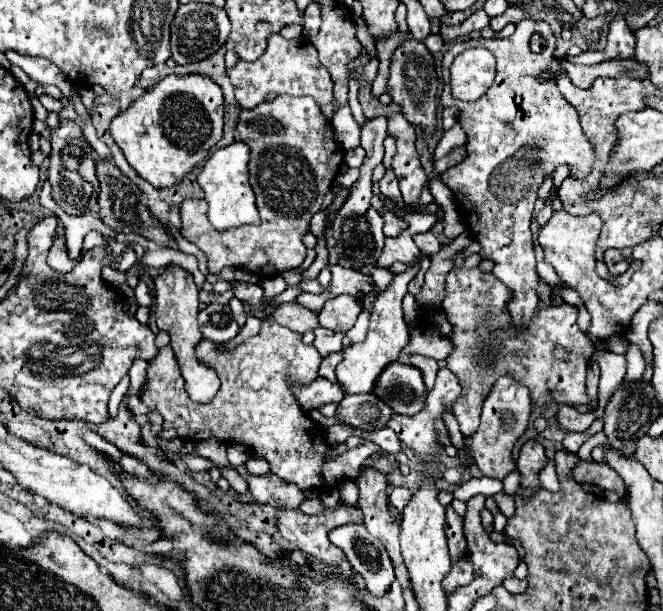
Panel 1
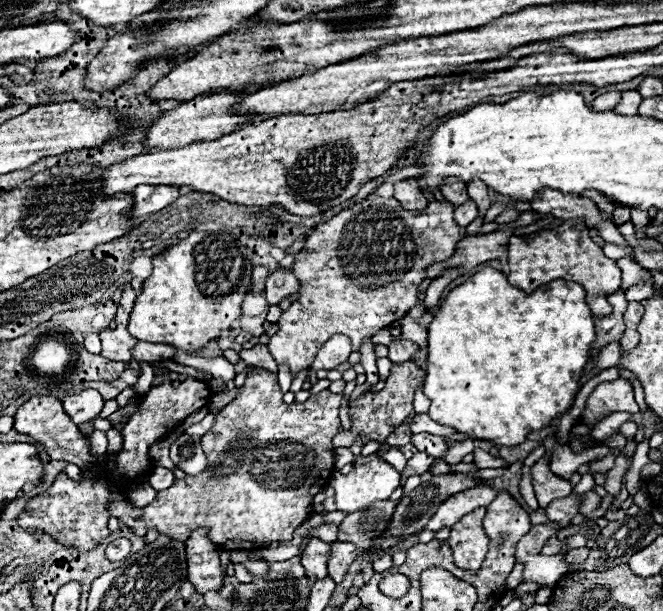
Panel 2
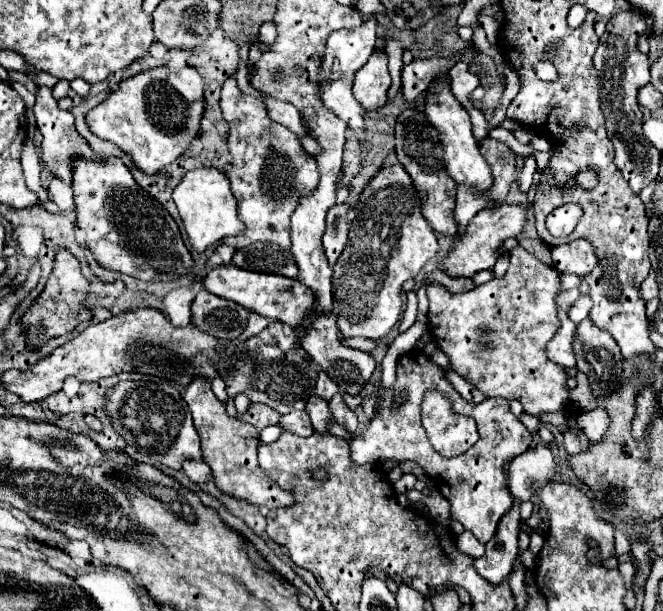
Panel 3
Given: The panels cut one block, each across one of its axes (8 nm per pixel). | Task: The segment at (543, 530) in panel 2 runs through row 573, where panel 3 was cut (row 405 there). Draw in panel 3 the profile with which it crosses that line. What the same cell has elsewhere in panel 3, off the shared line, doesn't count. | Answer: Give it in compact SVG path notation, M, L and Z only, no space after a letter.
M516 246L510 254L510 268L502 278L492 278L490 282L472 288L462 294L450 294L444 286L432 284L428 288L430 312L428 312L428 332L440 350L448 356L450 368L468 380L474 388L482 390L486 398L502 396L506 400L518 400L524 410L532 416L546 412L562 412L568 406L570 388L566 386L566 368L552 362L546 356L546 346L560 328L556 316L556 296L560 292L560 274L542 264L524 248Z

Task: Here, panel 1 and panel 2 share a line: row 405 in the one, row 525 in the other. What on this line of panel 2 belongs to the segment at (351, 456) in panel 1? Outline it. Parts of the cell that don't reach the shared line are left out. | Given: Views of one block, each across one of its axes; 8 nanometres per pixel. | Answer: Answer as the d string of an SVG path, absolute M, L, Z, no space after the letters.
M254 368L248 372L238 396L216 414L212 428L202 436L202 450L210 466L200 476L174 480L170 488L158 492L156 500L142 514L146 530L158 530L172 540L186 542L194 528L206 526L210 528L212 542L224 550L252 550L272 542L292 540L294 530L312 514L312 498L330 482L334 470L332 438L340 428L340 404L342 394L332 394L330 390L312 394L302 404L284 404L276 376L268 370Z

